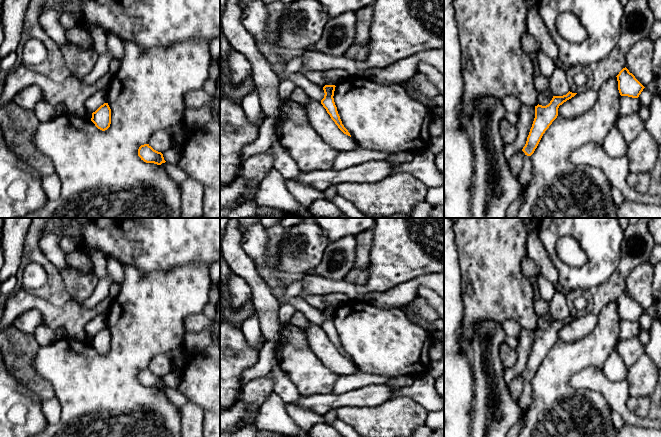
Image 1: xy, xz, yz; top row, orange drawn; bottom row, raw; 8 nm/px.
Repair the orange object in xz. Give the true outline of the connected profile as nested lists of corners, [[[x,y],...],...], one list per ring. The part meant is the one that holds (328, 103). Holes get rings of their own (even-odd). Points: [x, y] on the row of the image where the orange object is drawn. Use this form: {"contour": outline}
{"contour": [[[325,85],[323,87],[324,90],[324,98],[321,100],[321,104],[326,109],[327,113],[330,115],[331,119],[335,122],[335,124],[338,126],[338,128],[346,135],[350,136],[350,133],[348,130],[344,127],[342,124],[342,121],[340,119],[340,116],[337,111],[337,107],[334,102],[334,91],[335,91],[335,85]]]}

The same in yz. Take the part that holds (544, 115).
{"contour": [[[568,92],[563,96],[553,96],[550,103],[546,106],[535,106],[535,118],[530,129],[527,141],[522,151],[527,156],[531,156],[537,148],[543,134],[558,116],[558,108],[567,100],[574,97],[577,93]]]}

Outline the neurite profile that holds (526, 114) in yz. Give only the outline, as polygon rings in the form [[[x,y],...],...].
[[[522,104],[518,113],[519,119],[516,123],[517,139],[512,144],[506,144],[504,147],[504,155],[509,162],[510,158],[517,152],[522,151],[526,144],[527,137],[532,127],[535,118],[535,107],[527,104]]]

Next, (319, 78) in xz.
[[[331,69],[328,71],[308,71],[305,77],[314,85],[324,87],[327,81],[335,84],[349,77],[348,73],[339,69]]]

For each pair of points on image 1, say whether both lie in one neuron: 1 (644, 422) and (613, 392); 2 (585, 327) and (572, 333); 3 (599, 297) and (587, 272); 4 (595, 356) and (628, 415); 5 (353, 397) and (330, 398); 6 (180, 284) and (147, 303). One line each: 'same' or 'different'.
1: same
2: same
3: different
4: different
5: same
6: same

